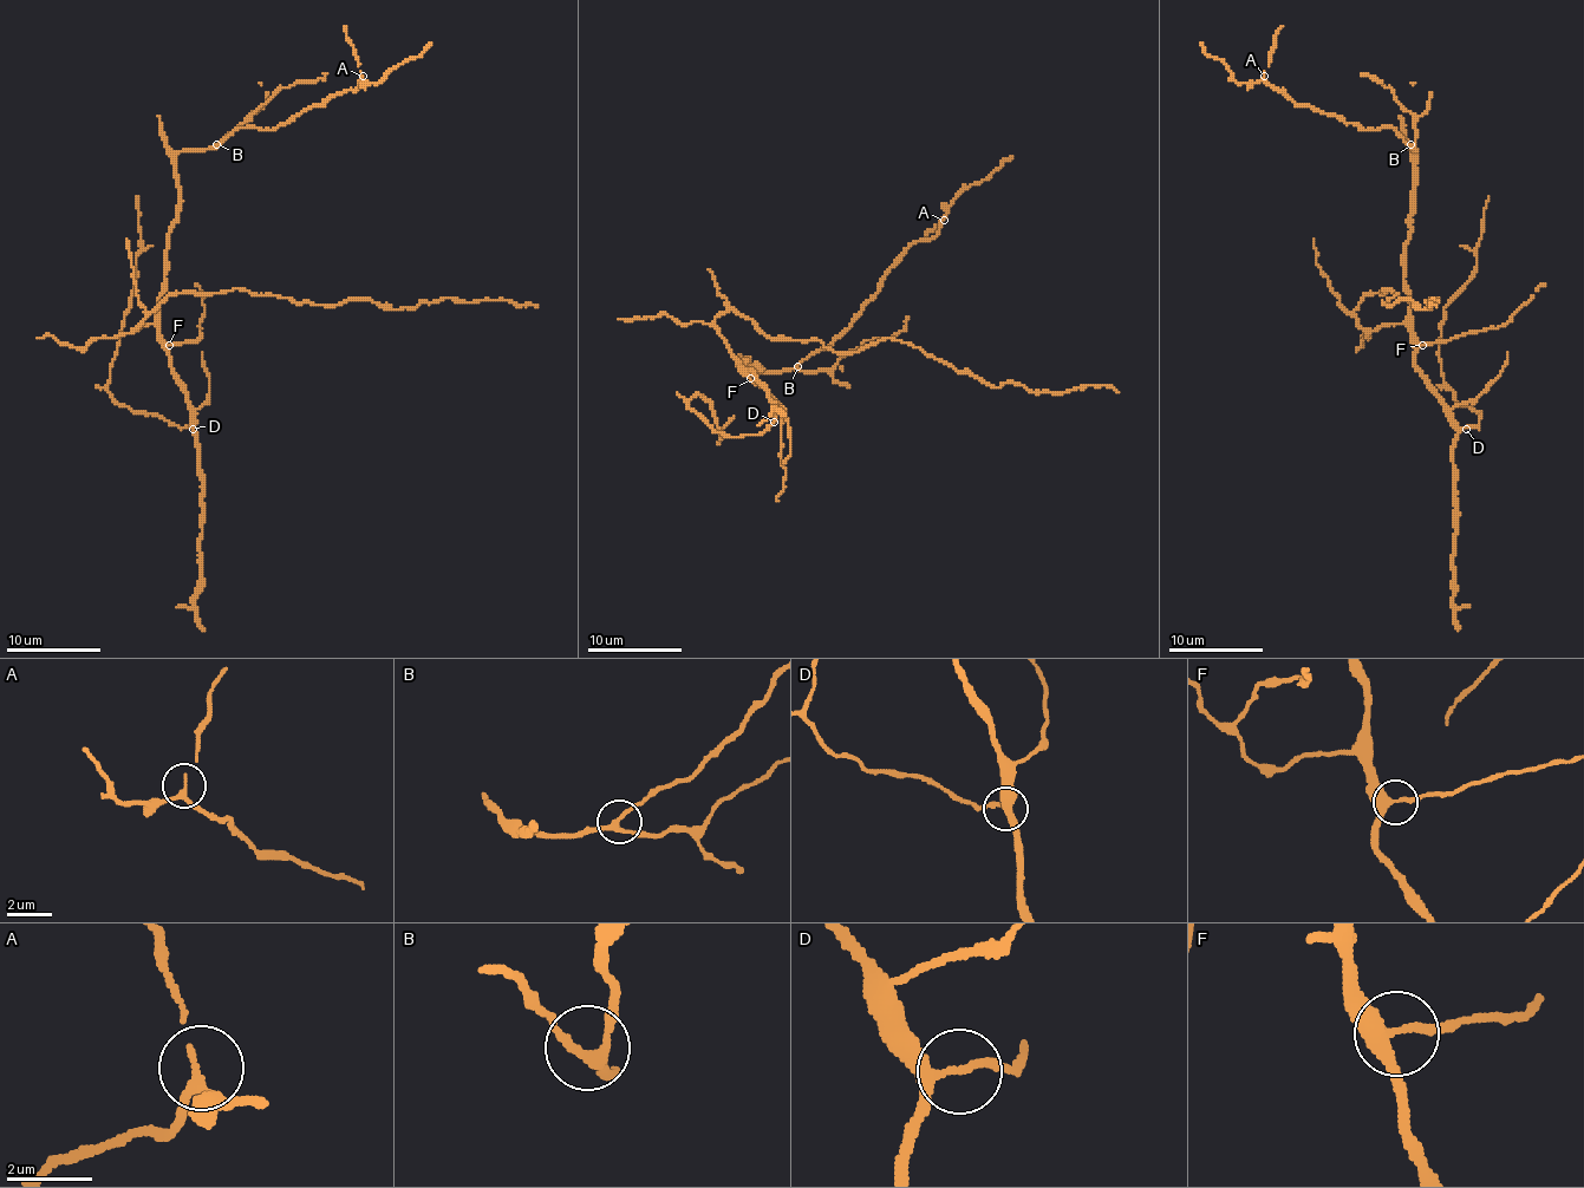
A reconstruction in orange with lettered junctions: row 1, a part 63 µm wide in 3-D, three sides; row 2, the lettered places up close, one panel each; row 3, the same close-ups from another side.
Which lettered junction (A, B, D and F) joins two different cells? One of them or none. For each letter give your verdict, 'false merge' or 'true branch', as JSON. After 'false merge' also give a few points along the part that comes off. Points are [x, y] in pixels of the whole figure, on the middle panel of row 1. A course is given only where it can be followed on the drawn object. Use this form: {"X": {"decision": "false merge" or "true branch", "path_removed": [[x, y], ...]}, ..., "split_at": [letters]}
{"A": {"decision": "true branch"}, "B": {"decision": "true branch"}, "D": {"decision": "true branch"}, "F": {"decision": "true branch"}, "split_at": []}

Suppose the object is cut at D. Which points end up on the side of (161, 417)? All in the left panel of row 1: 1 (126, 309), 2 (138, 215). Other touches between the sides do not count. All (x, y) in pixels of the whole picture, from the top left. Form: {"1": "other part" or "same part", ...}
{"1": "same part", "2": "same part"}

